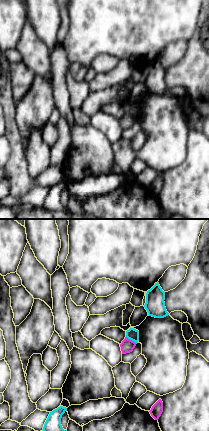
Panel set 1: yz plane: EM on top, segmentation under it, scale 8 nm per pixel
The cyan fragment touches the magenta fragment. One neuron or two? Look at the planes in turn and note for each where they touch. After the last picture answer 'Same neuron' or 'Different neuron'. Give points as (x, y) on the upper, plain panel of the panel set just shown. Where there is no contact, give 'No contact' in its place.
Touches cyan at (131, 115)

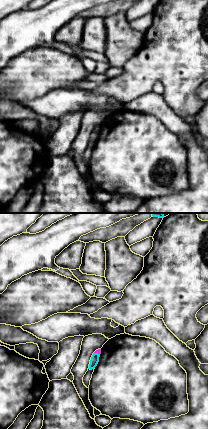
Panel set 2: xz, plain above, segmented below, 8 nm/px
Touches cyan at (97, 129)

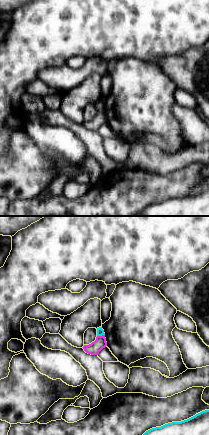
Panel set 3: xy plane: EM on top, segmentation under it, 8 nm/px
Touches cyan at (100, 111)

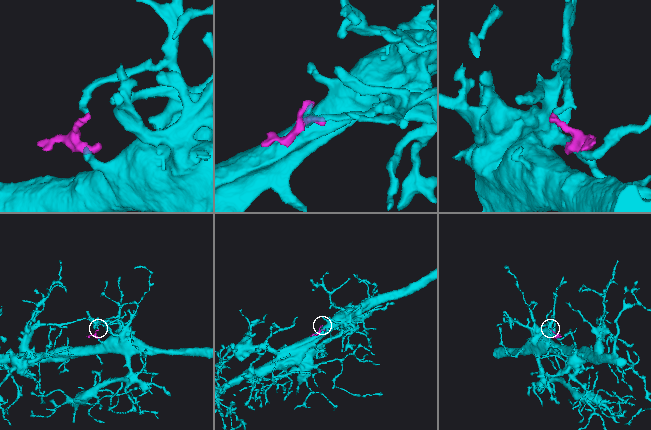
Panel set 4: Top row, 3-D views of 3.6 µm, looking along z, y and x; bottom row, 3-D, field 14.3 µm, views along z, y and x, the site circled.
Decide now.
Different neuron

